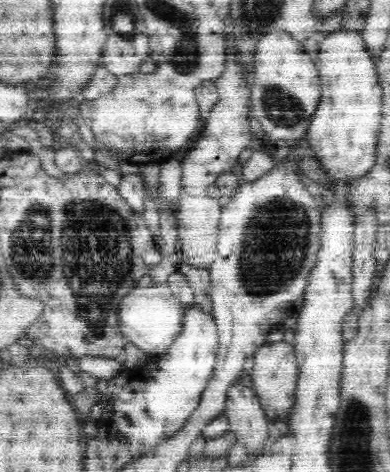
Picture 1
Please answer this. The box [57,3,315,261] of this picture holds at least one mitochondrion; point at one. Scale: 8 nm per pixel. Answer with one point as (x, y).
(281, 108)

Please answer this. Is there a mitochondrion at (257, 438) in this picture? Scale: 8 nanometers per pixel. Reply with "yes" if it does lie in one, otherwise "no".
no

